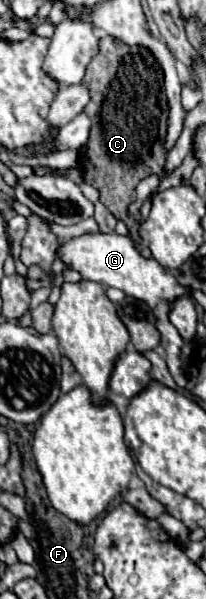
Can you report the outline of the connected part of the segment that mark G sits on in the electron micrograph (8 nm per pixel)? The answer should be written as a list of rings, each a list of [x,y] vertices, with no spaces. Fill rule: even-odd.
[[[89,232],[77,238],[69,238],[63,240],[61,246],[57,248],[57,256],[71,268],[77,270],[85,280],[93,280],[93,282],[101,282],[105,286],[113,286],[123,290],[127,296],[145,300],[155,316],[157,316],[157,328],[161,332],[161,346],[165,348],[167,354],[167,366],[169,372],[173,376],[173,380],[177,382],[177,386],[185,388],[185,382],[188,380],[188,367],[180,359],[180,349],[185,341],[181,338],[173,324],[169,324],[167,320],[167,312],[169,312],[169,304],[173,302],[175,296],[183,296],[187,294],[187,288],[183,288],[175,276],[167,270],[161,268],[161,264],[157,264],[157,260],[153,258],[143,258],[141,252],[133,246],[133,242],[127,236],[119,236],[119,234],[101,234],[101,232]]]

